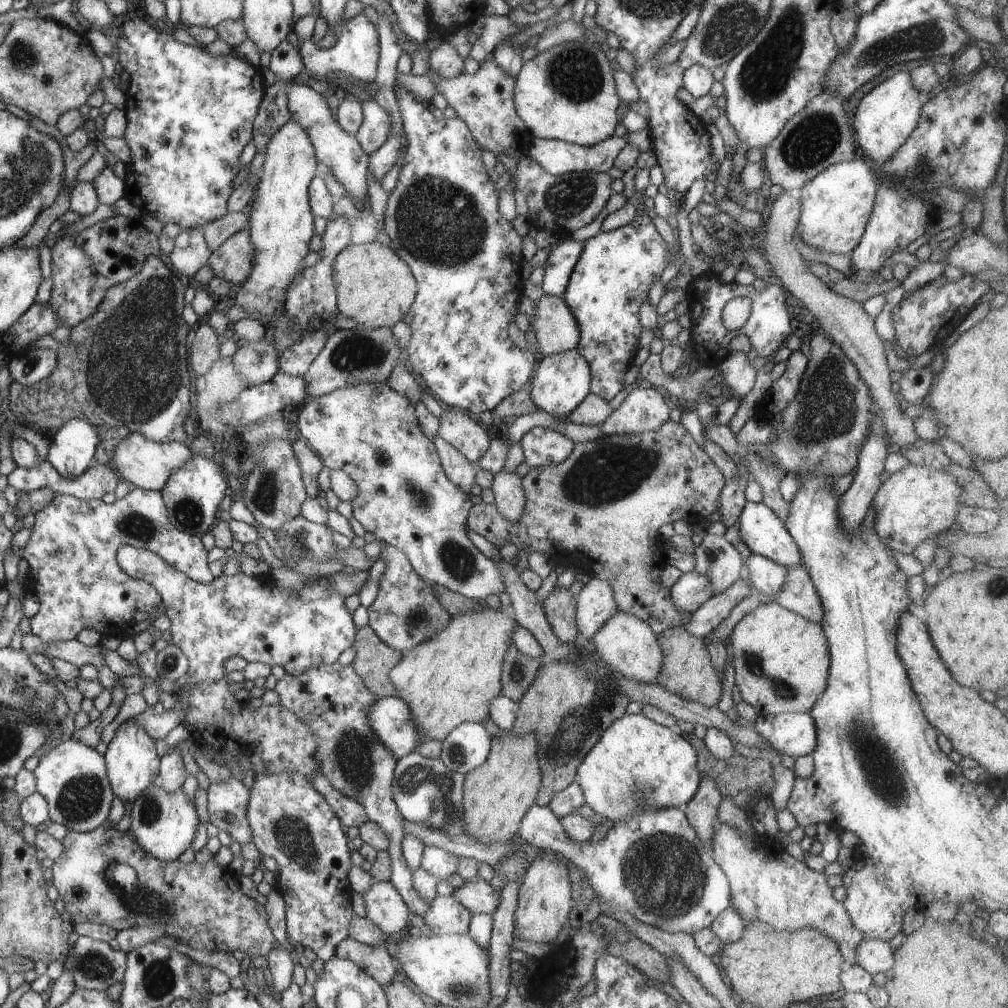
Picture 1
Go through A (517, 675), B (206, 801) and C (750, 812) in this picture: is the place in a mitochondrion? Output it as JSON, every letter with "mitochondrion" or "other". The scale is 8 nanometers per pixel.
{"A":"mitochondrion","B":"other","C":"other"}

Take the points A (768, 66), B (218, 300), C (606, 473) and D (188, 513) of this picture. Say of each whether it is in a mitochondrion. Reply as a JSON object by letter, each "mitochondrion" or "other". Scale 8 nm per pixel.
{"A":"mitochondrion","B":"other","C":"mitochondrion","D":"mitochondrion"}

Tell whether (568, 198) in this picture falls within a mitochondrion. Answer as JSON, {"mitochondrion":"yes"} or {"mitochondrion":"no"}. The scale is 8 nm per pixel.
{"mitochondrion":"yes"}

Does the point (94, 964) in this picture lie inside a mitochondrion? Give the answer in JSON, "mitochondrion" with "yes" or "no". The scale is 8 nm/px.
{"mitochondrion":"yes"}

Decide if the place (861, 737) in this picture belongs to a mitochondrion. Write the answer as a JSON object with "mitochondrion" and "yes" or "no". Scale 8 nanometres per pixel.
{"mitochondrion":"yes"}

